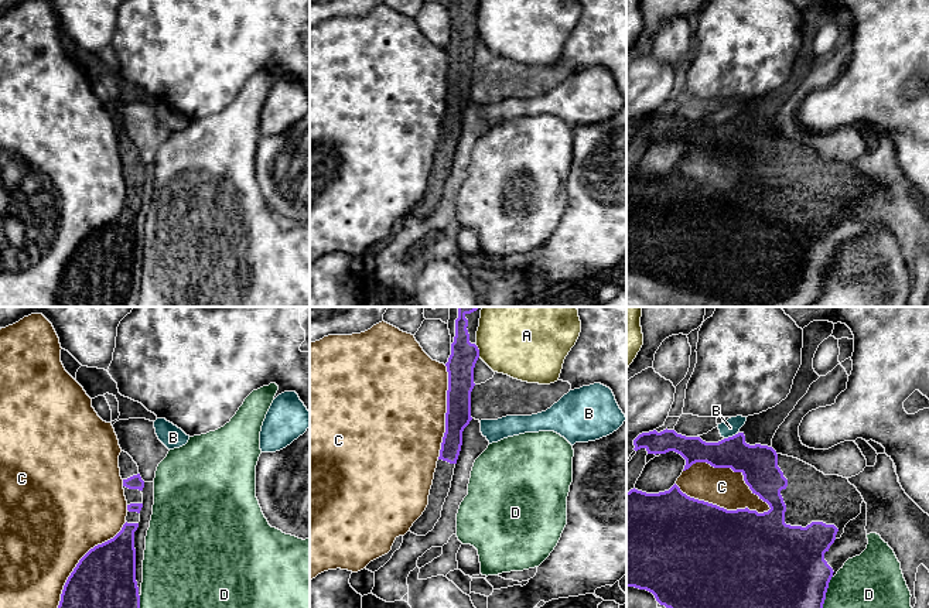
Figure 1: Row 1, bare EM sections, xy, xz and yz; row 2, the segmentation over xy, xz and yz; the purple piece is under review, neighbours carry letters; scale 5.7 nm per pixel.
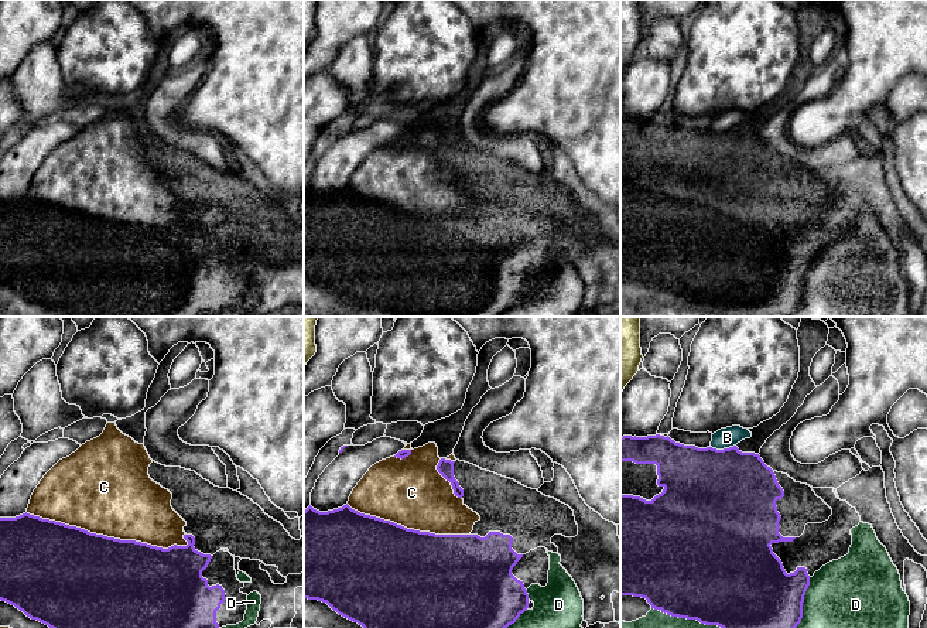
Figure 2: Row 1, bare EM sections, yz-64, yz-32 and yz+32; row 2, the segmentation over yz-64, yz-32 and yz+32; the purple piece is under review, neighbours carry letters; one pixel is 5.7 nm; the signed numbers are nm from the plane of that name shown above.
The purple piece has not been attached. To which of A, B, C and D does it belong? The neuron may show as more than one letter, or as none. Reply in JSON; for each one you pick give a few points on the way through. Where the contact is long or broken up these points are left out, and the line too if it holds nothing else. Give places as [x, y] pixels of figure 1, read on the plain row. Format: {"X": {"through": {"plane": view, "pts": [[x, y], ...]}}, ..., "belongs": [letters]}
{"belongs": []}

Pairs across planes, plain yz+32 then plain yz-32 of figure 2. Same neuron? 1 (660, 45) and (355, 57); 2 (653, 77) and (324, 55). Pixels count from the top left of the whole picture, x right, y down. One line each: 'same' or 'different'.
1: same
2: different

